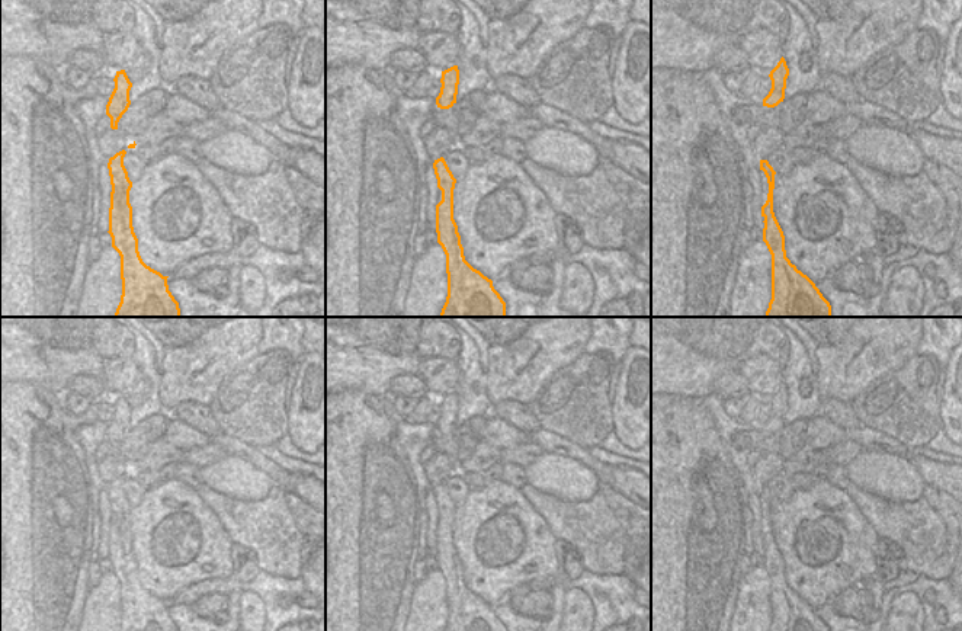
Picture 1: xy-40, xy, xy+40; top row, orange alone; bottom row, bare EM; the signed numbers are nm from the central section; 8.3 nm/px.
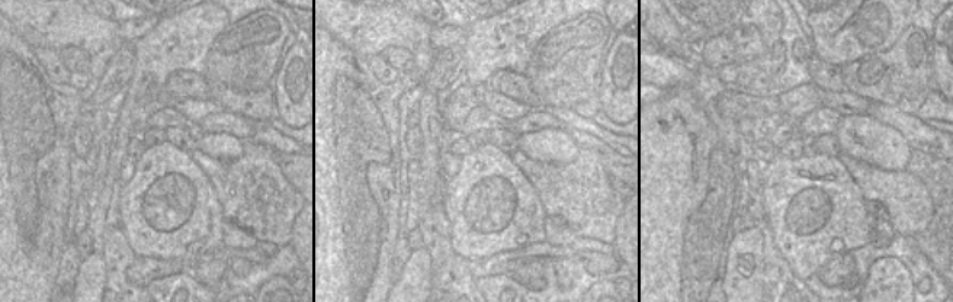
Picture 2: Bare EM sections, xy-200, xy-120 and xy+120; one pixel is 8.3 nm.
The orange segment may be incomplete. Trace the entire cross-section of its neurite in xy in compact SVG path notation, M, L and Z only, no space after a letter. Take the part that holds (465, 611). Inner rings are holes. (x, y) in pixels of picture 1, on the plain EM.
M443 483L433 489L442 526L436 531L437 568L446 580L448 622L445 631L506 631L493 606L474 595L464 582L461 561L453 545L456 505Z

